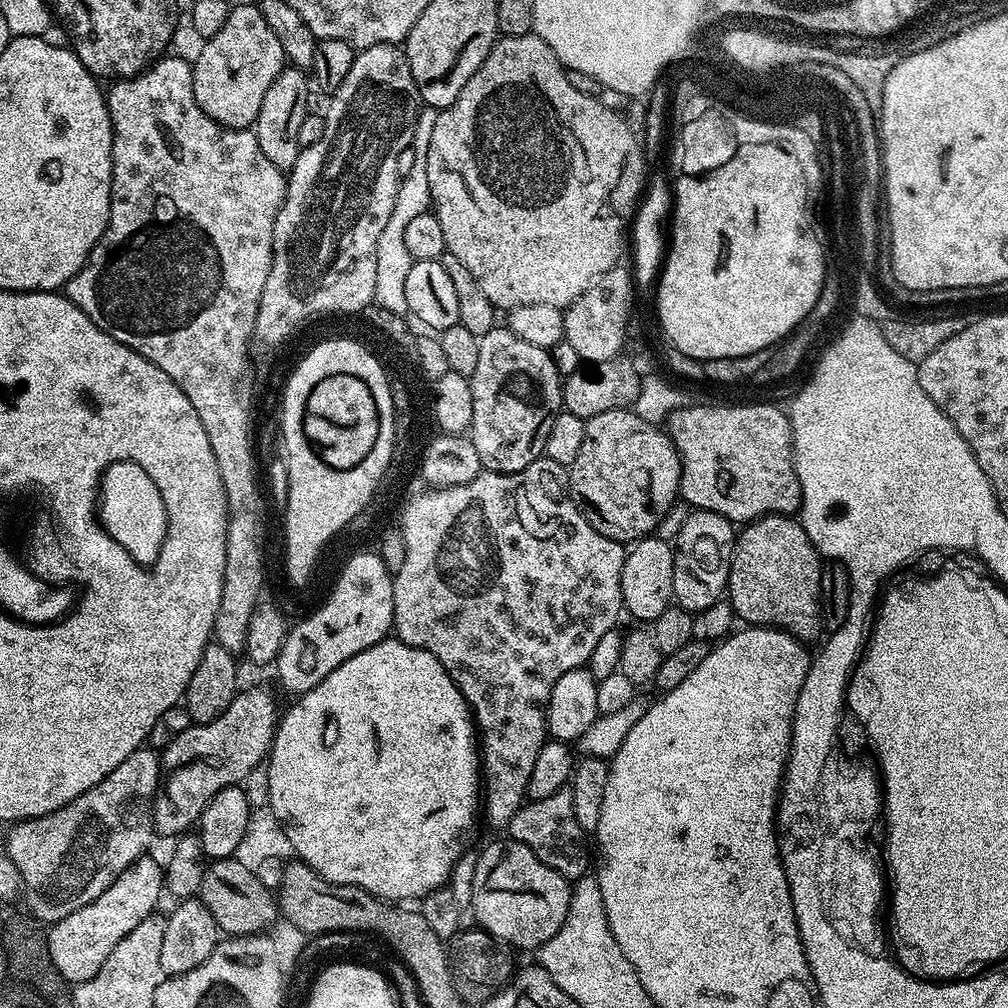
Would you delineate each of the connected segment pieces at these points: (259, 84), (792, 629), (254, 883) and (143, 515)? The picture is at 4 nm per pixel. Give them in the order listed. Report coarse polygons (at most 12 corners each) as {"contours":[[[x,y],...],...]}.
{"contours":[[[255,3],[235,5],[192,64],[194,98],[251,129],[282,42]],[[799,519],[739,529],[726,599],[819,641],[822,557]],[[235,858],[205,867],[198,899],[221,933],[254,936],[278,900]],[[111,464],[98,520],[141,566],[155,564],[168,515],[137,464]]]}

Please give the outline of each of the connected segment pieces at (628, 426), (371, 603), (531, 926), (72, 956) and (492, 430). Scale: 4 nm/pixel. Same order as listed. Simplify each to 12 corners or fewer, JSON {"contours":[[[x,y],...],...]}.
{"contours":[[[635,410],[585,419],[567,469],[611,540],[655,533],[680,495],[680,451]],[[352,554],[320,616],[292,624],[274,671],[318,686],[393,631],[393,573]],[[522,842],[472,868],[472,912],[505,945],[539,949],[572,884]],[[141,856],[94,902],[47,929],[79,986],[157,911],[161,861]],[[480,337],[472,445],[489,472],[544,456],[562,410],[547,348]]]}

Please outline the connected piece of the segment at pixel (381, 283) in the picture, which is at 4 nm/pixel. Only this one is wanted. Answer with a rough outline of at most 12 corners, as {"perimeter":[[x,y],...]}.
{"perimeter":[[424,106],[390,222],[378,237],[375,303],[401,317],[413,262],[404,231],[432,206],[437,109]]}

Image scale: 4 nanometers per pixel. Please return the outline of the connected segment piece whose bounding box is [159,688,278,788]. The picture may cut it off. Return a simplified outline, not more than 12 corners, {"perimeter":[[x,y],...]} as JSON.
{"perimeter":[[237,691],[208,724],[193,723],[159,753],[175,774],[204,754],[240,786],[265,763],[276,700]]}

